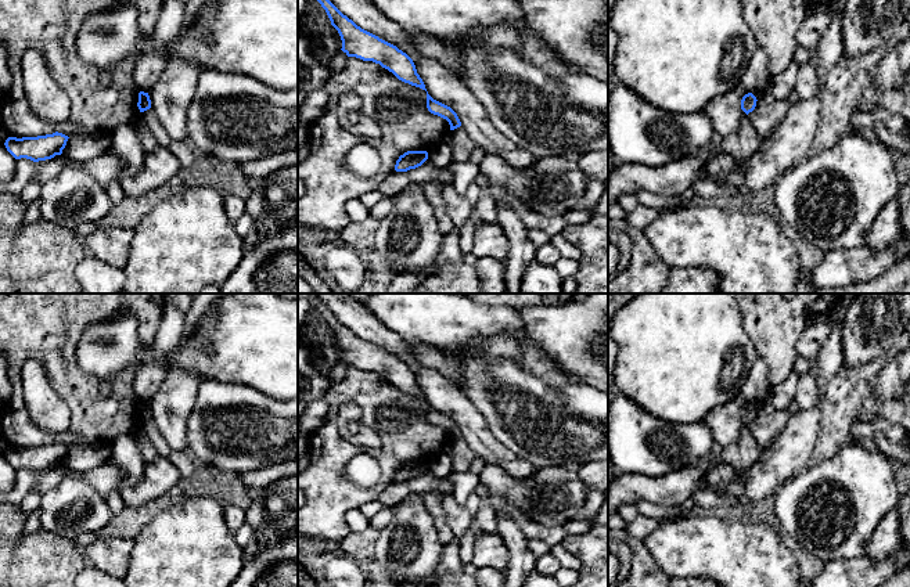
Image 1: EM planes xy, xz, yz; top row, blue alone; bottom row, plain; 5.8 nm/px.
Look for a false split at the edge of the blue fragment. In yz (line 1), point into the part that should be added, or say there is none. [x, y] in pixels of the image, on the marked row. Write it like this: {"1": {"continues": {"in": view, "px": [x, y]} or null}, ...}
{"1": {"continues": null}}

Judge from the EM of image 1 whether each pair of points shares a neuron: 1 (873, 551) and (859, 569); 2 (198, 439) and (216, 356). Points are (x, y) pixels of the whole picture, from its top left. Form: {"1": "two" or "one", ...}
{"1": "two", "2": "two"}

